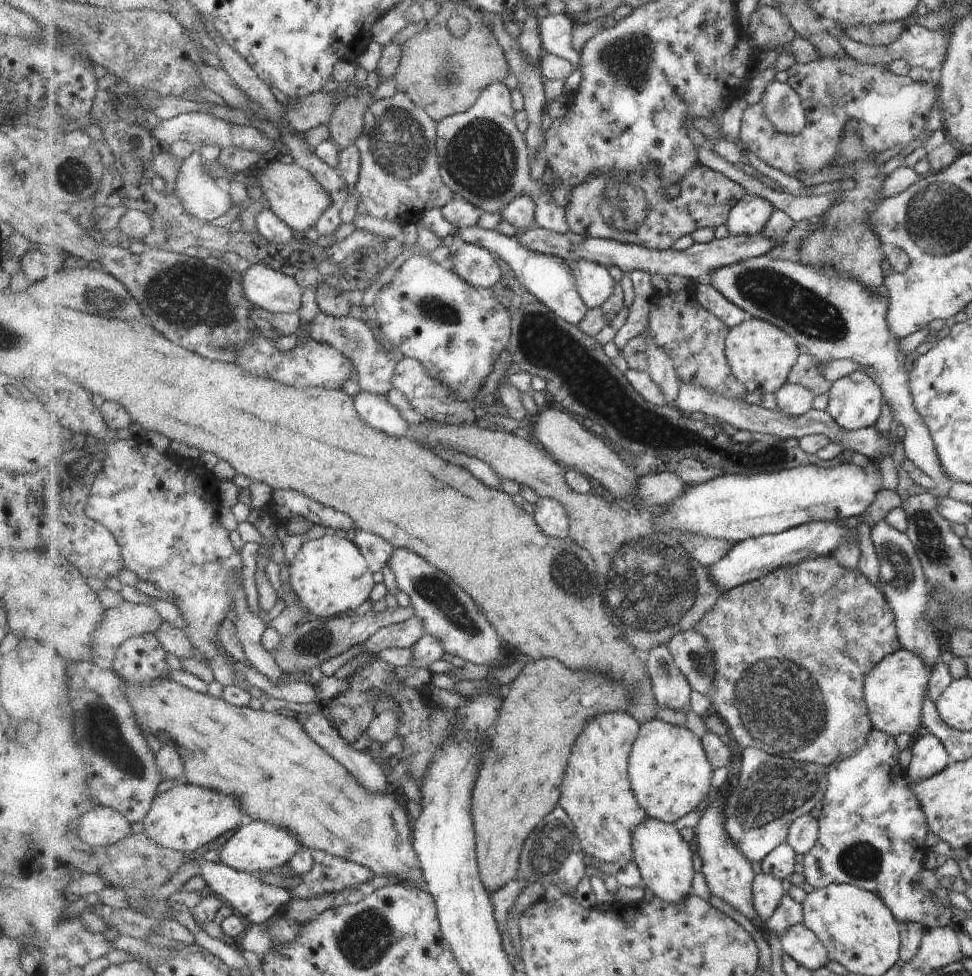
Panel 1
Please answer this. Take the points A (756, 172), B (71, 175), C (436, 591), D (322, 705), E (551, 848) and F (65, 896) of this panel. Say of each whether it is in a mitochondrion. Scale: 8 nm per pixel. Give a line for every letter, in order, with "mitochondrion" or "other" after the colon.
A: other
B: mitochondrion
C: mitochondrion
D: other
E: mitochondrion
F: other

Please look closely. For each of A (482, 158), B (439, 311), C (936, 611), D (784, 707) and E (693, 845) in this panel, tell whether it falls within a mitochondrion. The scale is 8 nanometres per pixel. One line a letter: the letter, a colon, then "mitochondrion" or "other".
A: mitochondrion
B: mitochondrion
C: mitochondrion
D: mitochondrion
E: other

